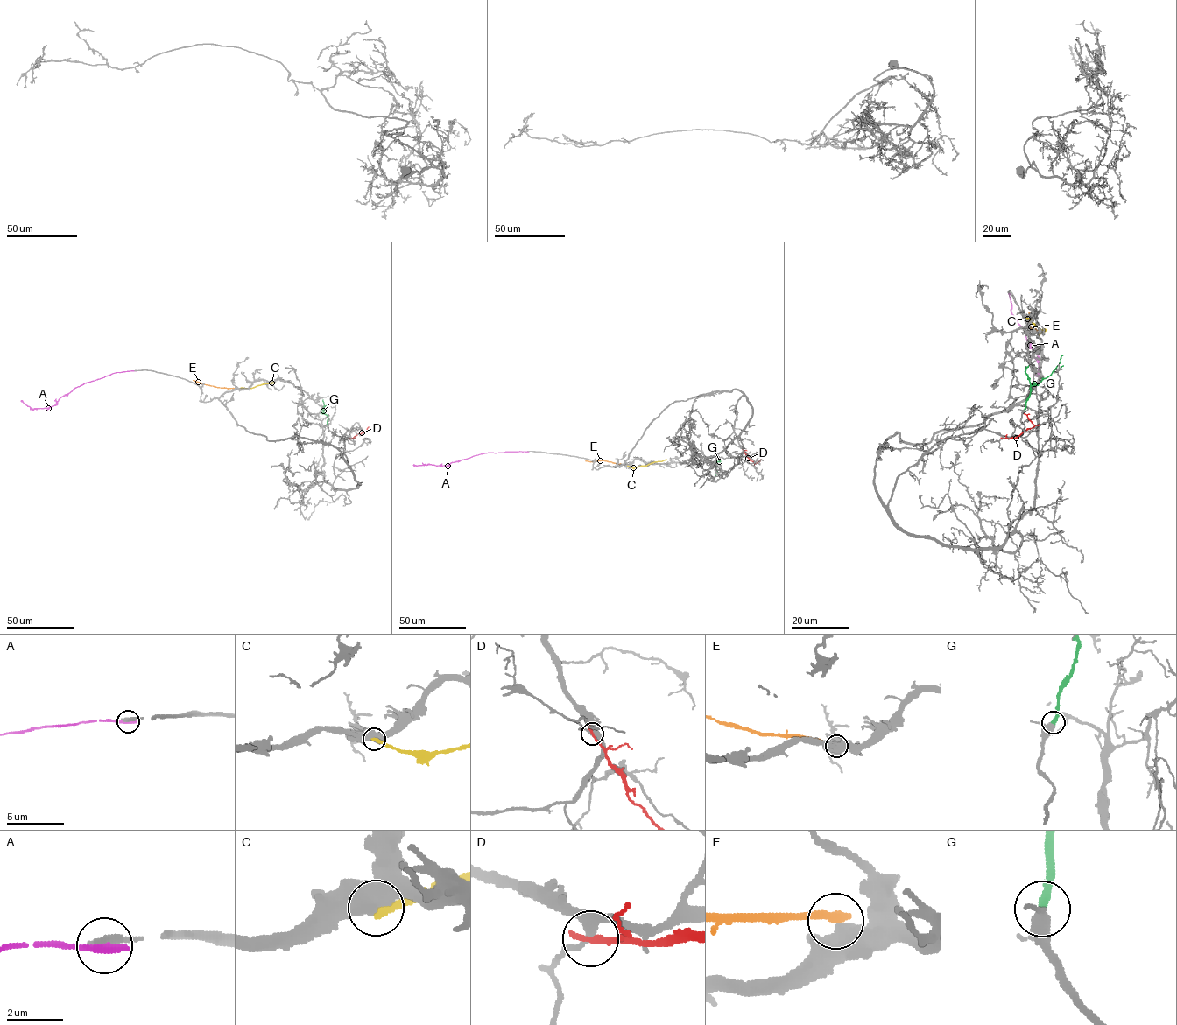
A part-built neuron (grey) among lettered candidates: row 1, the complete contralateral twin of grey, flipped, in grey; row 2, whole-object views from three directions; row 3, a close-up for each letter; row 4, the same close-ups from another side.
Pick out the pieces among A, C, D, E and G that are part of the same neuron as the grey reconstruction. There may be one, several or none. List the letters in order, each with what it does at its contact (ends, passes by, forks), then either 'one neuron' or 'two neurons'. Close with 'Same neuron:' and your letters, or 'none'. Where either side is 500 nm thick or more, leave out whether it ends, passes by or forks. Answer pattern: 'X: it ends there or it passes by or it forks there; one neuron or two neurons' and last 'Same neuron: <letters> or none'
A: it ends there; two neurons
C: two neurons
D: it ends there; two neurons
E: two neurons
G: it ends there; one neuron
Same neuron: G

